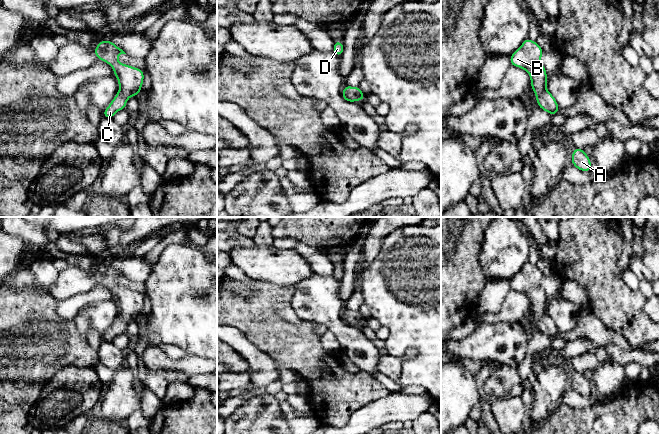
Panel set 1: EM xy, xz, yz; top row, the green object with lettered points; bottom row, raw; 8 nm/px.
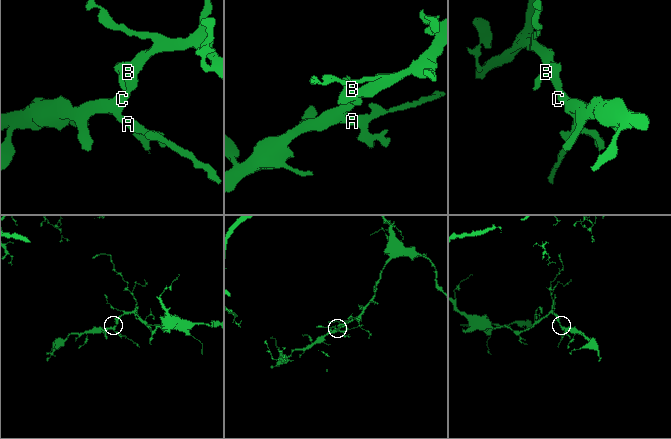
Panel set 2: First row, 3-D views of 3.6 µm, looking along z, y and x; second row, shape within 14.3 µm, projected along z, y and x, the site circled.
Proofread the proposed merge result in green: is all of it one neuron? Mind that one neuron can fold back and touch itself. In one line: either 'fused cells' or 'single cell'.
single cell

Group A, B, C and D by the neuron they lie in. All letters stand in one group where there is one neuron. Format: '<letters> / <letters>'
A B C D

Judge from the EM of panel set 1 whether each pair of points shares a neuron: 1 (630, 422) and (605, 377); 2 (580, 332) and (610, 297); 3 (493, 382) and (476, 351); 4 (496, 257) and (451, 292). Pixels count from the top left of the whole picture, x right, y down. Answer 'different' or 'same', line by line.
1: different
2: different
3: different
4: different

